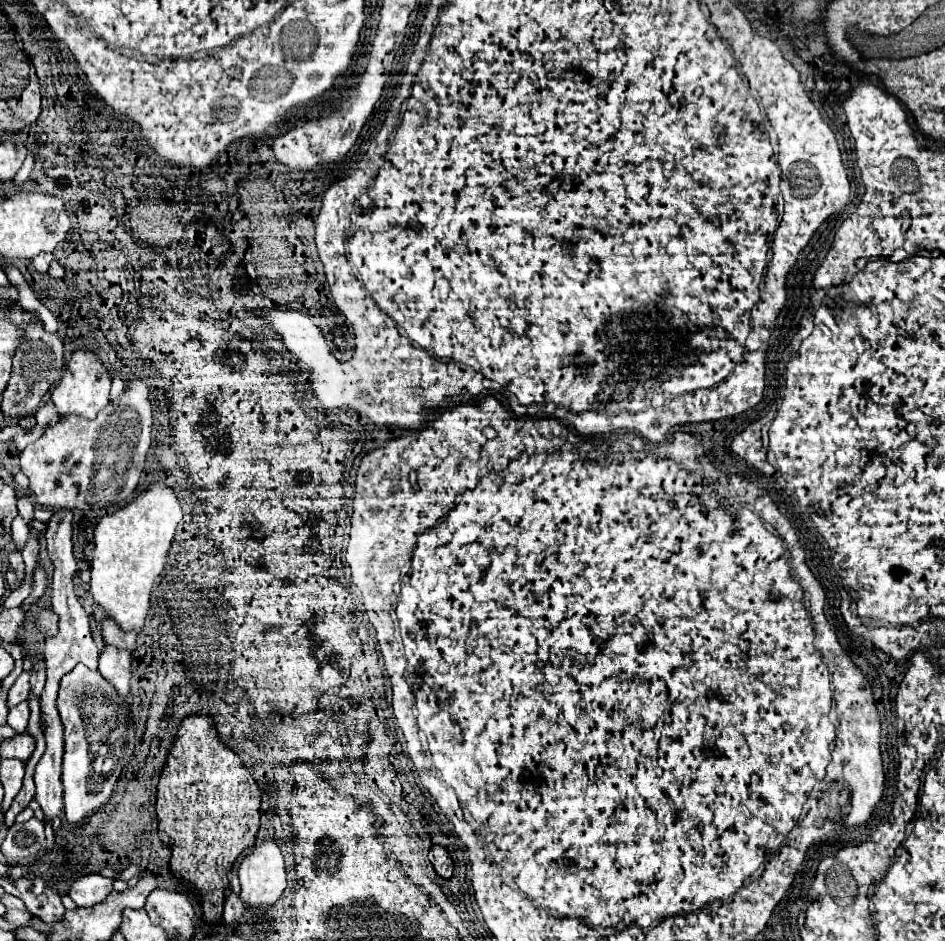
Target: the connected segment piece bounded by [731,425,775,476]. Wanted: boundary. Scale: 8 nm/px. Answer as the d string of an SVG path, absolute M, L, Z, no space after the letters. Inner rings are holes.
M751 425L743 433L739 433L733 439L731 449L739 457L743 457L747 463L755 465L763 474L772 476L775 473L774 467L767 463L767 450L761 445L761 429L757 425Z

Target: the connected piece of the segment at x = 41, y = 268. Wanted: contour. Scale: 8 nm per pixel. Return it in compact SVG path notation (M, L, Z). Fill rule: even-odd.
M41 253L39 257L35 257L35 259L33 259L35 275L43 275L43 273L47 273L51 261L53 261L53 253Z

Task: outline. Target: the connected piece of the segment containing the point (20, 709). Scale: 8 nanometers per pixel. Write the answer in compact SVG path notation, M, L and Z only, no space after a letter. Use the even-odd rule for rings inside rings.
M27 701L15 705L13 709L9 709L9 719L7 725L11 725L17 733L23 733L27 729L27 721L29 721L29 705Z

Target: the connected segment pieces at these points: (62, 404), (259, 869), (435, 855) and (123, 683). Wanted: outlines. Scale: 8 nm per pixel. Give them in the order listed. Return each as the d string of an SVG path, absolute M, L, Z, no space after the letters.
M81 349L81 351L75 351L71 355L61 381L57 383L57 387L51 393L51 399L53 399L53 403L55 403L61 417L67 415L67 413L75 413L79 417L93 419L107 405L109 389L111 389L111 375L103 367L101 359L93 351Z
M263 839L239 865L241 899L251 905L273 905L287 887L281 849L275 839Z
M433 845L429 851L429 861L435 869L435 873L443 879L449 879L453 875L453 861L443 845Z
M105 645L99 655L99 673L115 685L117 693L123 697L129 695L129 679L131 679L131 653L127 649L117 649L113 645Z

